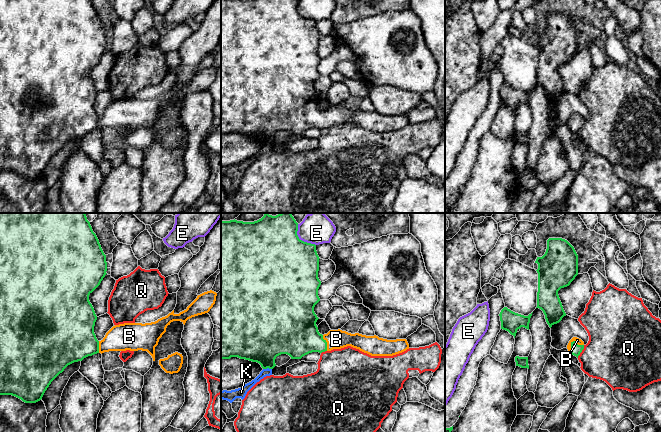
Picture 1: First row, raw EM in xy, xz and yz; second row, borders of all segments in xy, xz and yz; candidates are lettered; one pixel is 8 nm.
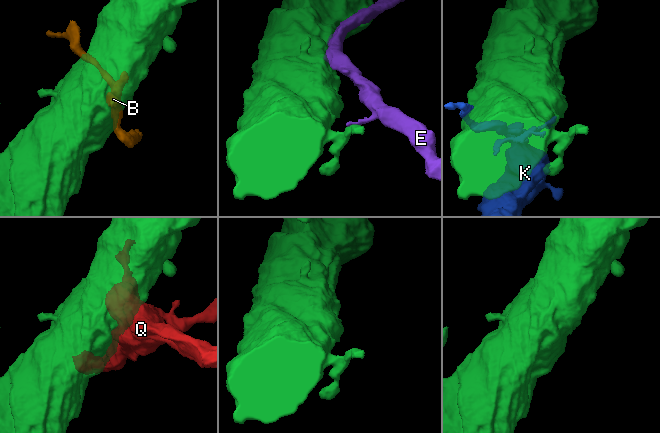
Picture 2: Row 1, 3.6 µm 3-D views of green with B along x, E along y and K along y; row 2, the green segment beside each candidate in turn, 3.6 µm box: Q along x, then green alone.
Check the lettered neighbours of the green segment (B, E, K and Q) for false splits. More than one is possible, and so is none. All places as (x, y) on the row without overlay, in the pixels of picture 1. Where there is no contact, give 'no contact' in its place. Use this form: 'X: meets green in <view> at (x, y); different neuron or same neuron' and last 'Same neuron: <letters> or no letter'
B: meets green in yz at (572, 118); same neuron
E: meets green in xz at (299, 15); different neuron
K: meets green in xz at (267, 143); different neuron
Q: meets green in yz at (581, 127); different neuron
Same neuron: B

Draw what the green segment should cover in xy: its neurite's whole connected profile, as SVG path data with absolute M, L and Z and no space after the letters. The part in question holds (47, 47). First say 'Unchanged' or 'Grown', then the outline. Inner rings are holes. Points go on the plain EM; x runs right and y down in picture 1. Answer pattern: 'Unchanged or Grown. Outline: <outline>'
Grown. Outline: M0 0L0 171L12 171L12 172L15 172L15 173L21 175L25 179L36 179L36 178L38 178L42 175L45 167L47 166L47 164L49 163L51 158L60 149L62 149L68 141L70 141L74 138L82 137L84 134L86 134L88 132L92 132L92 131L97 130L97 129L102 130L104 128L109 128L109 127L126 127L126 126L138 127L138 126L142 126L142 127L147 127L152 132L153 137L155 137L155 123L158 121L159 115L166 108L166 104L167 104L168 101L170 101L171 98L181 97L185 101L185 99L188 95L190 95L192 93L195 93L195 92L198 92L198 91L208 89L210 87L210 85L213 83L213 81L215 80L215 77L216 77L216 72L217 72L216 68L214 68L212 66L204 68L204 69L198 71L197 74L187 83L187 85L180 88L179 90L175 90L174 86L173 86L167 92L162 93L155 98L145 99L145 100L142 100L142 99L124 99L124 100L115 101L106 109L105 113L101 117L98 117L97 114L96 114L96 111L94 109L94 102L95 102L95 98L97 96L97 92L95 90L95 87L94 87L94 84L93 84L92 80L89 77L89 71L100 61L101 57L103 56L103 54L107 50L106 47L107 47L106 31L104 30L104 28L101 24L101 21L99 19L99 16L98 16L96 10L93 8L90 0Z

